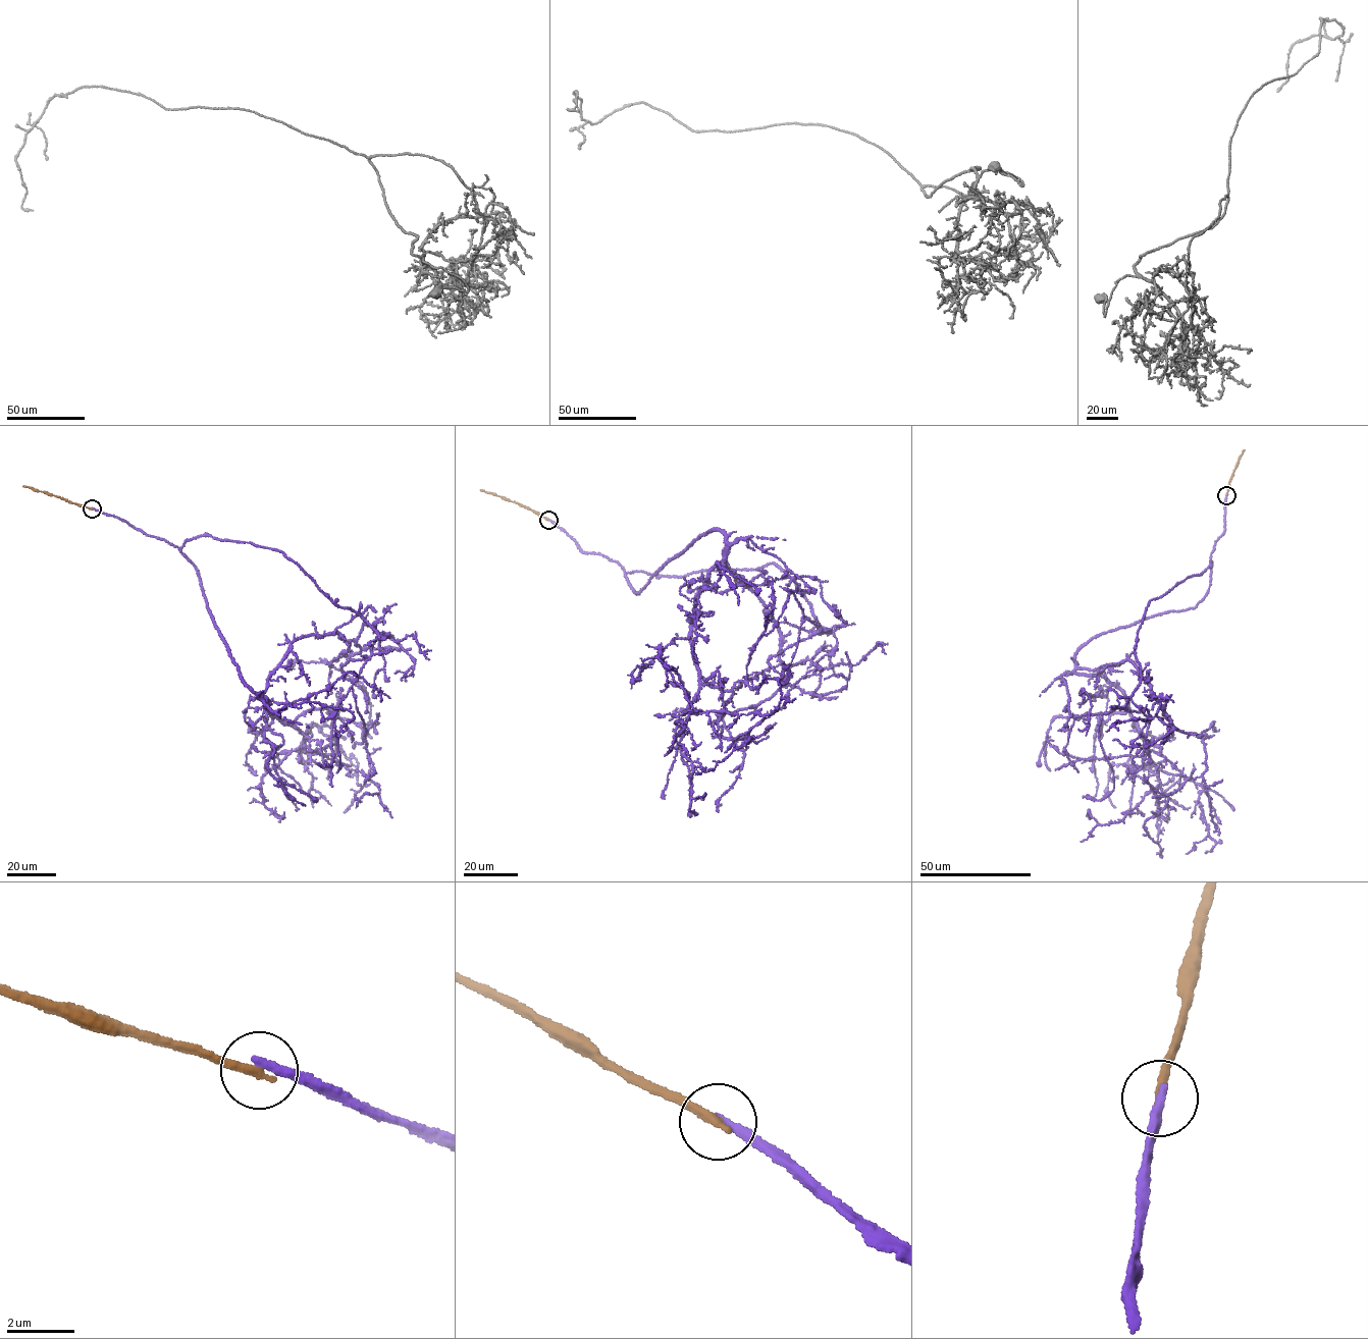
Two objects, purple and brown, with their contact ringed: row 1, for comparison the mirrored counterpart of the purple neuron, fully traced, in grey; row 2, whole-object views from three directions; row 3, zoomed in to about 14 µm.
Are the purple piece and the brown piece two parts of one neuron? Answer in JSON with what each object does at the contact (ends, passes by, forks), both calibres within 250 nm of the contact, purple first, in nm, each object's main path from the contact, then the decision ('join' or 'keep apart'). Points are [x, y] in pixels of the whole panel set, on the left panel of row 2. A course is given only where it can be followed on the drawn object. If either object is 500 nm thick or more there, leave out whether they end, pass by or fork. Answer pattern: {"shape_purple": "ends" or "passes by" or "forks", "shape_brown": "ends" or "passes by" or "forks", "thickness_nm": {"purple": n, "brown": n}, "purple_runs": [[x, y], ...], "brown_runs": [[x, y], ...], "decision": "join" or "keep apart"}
{"shape_purple": "ends", "shape_brown": "ends", "thickness_nm": {"purple": 280, "brown": 280}, "purple_runs": [[93, 509], [178, 548], [267, 712], [292, 724], [330, 706], [363, 729], [369, 777], [345, 812]], "brown_runs": [[93, 509], [22, 486]], "decision": "keep apart"}

